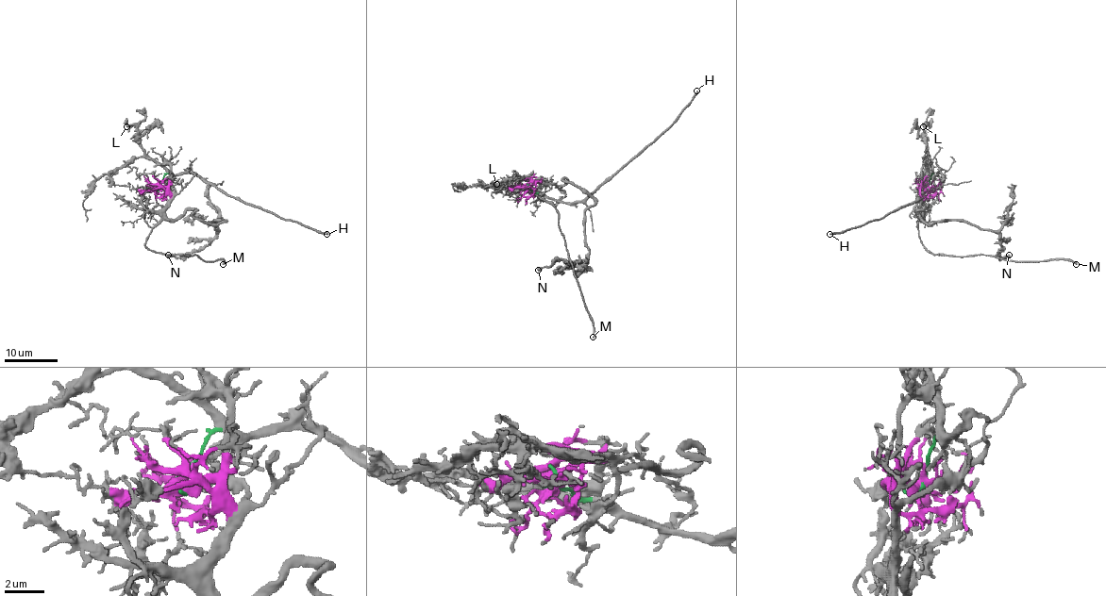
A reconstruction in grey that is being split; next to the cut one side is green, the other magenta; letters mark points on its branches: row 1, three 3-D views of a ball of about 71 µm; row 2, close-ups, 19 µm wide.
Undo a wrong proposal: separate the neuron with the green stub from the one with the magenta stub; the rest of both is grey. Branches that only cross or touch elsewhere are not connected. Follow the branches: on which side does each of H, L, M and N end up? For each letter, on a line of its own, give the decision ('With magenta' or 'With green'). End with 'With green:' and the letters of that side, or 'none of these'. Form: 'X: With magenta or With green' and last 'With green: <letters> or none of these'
H: With green
L: With green
M: With magenta
N: With magenta
With green: H, L

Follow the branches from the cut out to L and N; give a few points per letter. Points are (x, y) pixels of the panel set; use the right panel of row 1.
L: (928, 188), (931, 165), (922, 124), (924, 126)
N: (928, 188), (921, 190), (921, 219), (920, 209), (928, 223), (963, 220), (996, 232), (1002, 256), (1009, 255)

